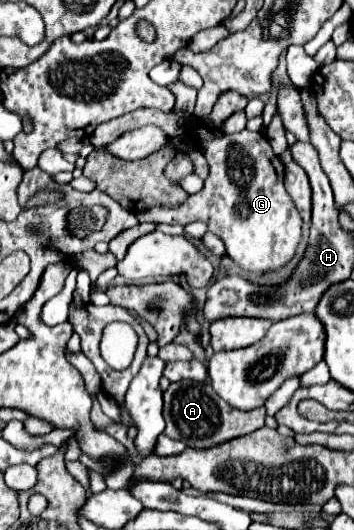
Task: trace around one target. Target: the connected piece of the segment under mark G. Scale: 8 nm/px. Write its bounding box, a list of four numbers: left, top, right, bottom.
[138,127,302,271]

